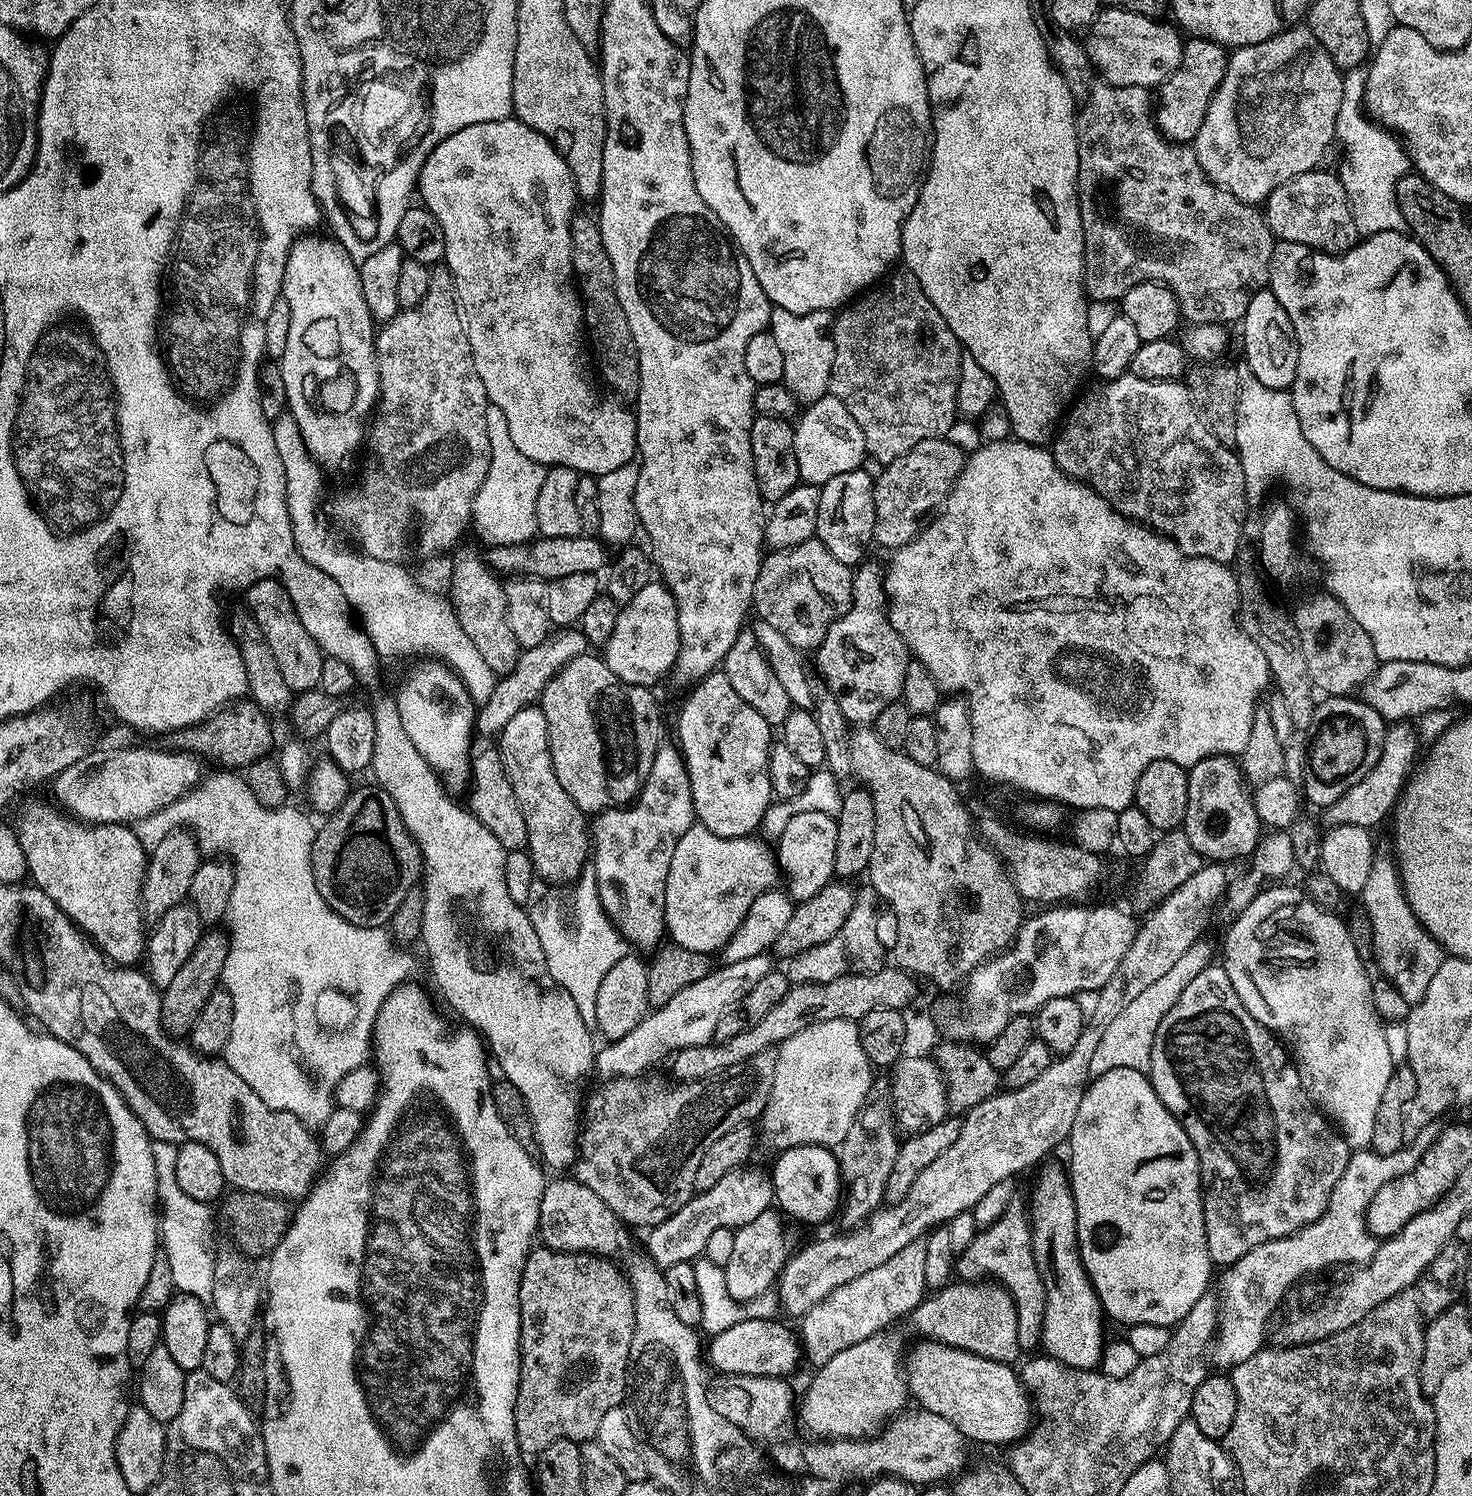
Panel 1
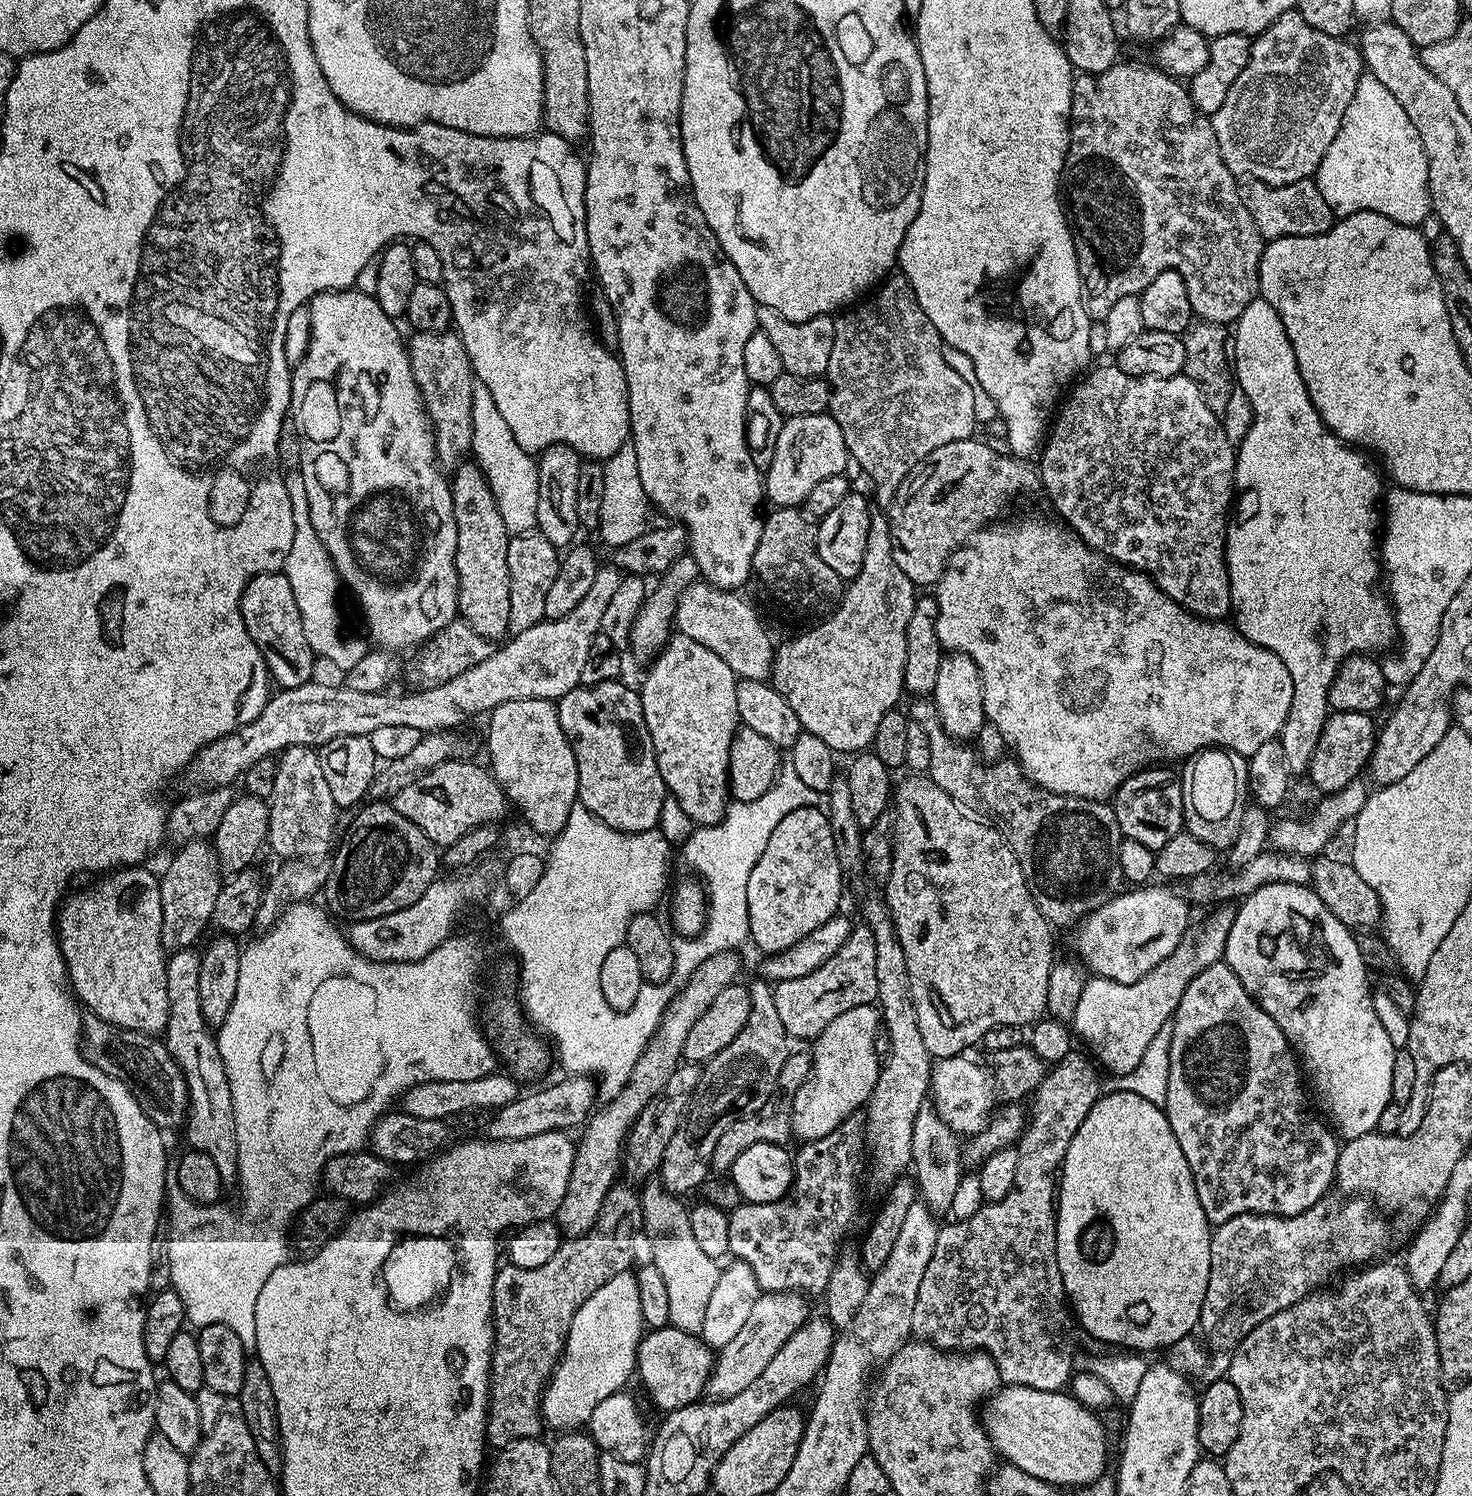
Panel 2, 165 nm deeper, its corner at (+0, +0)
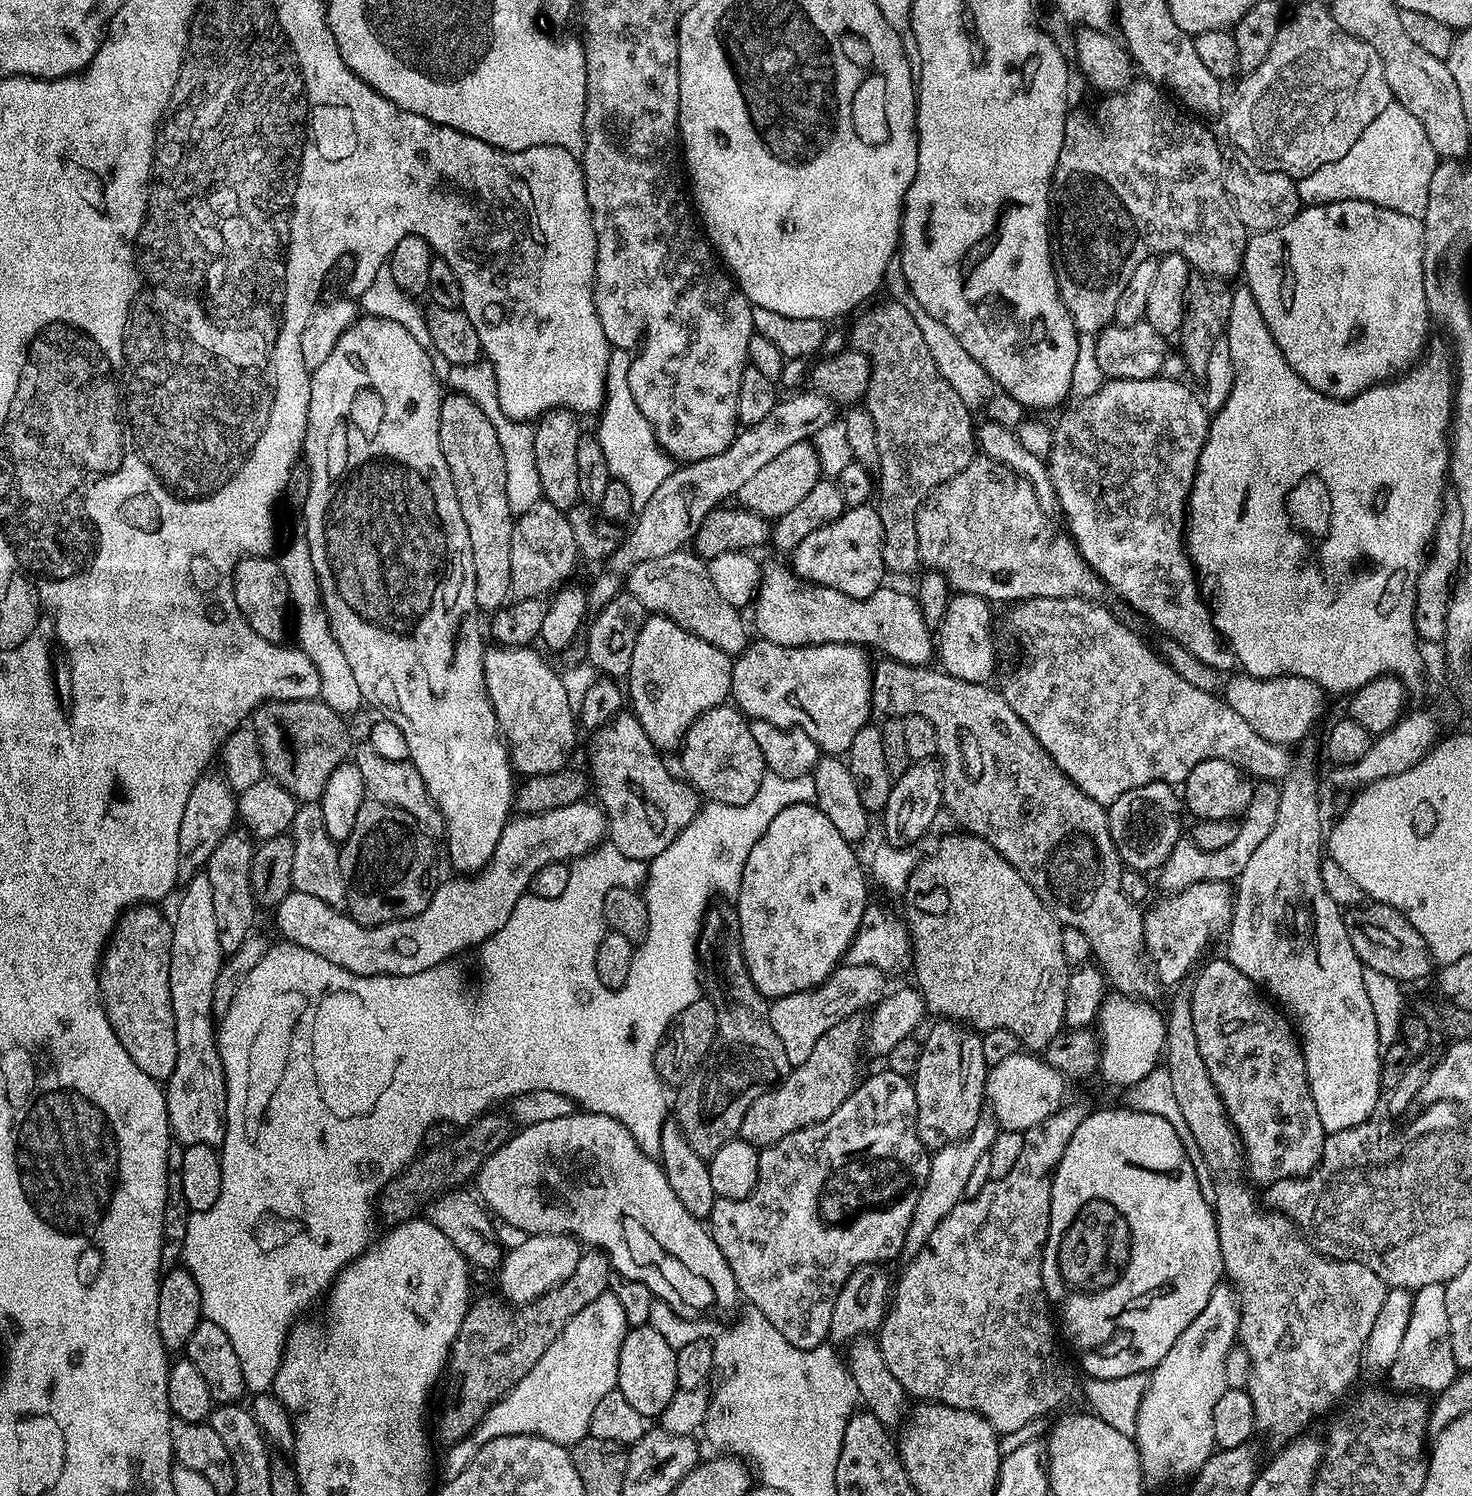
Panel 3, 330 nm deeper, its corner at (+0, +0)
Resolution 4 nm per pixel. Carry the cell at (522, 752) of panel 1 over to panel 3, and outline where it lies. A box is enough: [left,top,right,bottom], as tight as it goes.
[484,646,578,778]

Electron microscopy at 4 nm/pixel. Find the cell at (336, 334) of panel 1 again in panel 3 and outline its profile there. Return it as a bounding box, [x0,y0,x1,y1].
[302,314,518,874]

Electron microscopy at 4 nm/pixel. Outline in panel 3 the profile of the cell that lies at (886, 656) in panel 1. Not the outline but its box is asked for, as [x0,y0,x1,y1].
[730,638,874,754]

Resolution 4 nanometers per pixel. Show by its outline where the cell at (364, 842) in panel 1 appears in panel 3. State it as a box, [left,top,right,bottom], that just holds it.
[340,798,438,924]

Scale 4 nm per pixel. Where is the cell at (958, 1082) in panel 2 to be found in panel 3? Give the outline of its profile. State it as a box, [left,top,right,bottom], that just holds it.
[984,1050,1066,1132]

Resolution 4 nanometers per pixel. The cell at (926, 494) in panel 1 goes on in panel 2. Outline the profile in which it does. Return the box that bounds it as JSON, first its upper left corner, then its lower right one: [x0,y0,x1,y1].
[888,438,1037,585]

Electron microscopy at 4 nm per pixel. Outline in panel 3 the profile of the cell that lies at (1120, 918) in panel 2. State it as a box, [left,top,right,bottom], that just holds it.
[1143,880,1234,986]

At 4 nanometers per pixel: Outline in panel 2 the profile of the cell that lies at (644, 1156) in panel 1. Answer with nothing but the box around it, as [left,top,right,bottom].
[658,978,790,1194]

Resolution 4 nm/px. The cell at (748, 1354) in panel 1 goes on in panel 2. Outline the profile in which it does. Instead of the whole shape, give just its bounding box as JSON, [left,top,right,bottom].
[635,1326,713,1414]

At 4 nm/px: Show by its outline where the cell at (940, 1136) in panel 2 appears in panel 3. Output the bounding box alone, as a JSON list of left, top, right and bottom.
[911,1019,989,1150]

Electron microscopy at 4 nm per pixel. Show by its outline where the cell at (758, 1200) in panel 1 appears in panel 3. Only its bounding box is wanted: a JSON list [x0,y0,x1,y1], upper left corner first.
[444,1292,628,1480]

